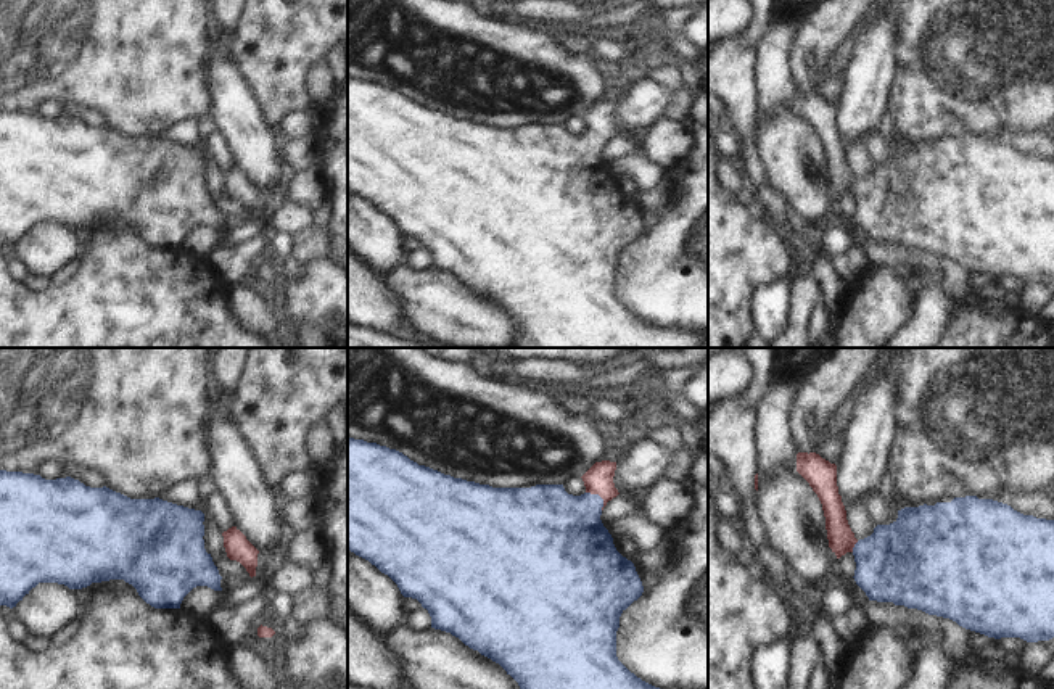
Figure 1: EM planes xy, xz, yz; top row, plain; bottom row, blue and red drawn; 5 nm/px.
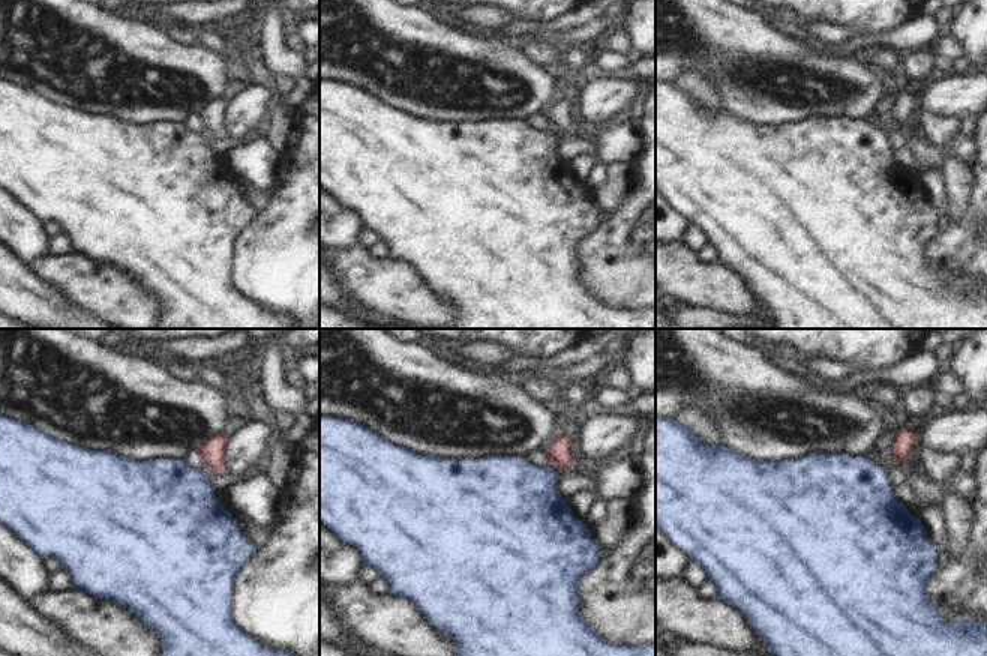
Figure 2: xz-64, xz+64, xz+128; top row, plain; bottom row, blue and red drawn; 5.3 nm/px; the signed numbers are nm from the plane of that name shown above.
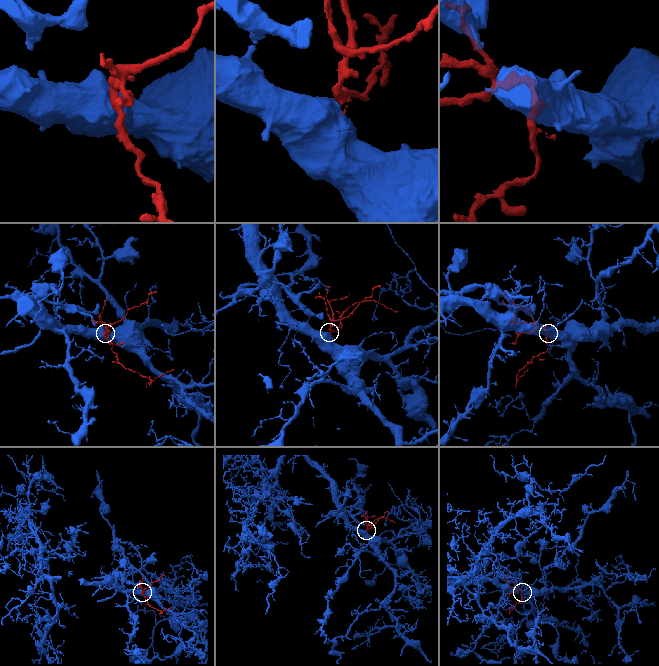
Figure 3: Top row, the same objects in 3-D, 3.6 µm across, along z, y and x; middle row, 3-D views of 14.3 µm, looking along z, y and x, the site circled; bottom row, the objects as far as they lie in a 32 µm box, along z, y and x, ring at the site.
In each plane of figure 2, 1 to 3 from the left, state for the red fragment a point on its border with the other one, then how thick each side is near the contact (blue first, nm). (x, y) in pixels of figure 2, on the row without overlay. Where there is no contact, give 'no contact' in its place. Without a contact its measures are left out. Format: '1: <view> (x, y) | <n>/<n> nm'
1: no contact
2: no contact
3: no contact

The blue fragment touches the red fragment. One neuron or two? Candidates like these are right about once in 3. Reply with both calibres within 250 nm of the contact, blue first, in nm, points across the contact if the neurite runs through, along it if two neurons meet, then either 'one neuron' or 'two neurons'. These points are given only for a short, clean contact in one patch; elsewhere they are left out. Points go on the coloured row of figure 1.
380 nm thick on the blue side, 140 nm on the other; runs through xz (564, 532), (599, 496), (599, 478); one neuron

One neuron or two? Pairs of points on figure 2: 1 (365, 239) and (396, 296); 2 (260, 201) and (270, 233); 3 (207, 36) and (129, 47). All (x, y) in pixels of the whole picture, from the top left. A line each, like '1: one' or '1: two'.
1: two
2: two
3: two

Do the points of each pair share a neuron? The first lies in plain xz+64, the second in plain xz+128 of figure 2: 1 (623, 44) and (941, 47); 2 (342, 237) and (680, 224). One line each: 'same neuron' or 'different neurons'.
1: same neuron
2: same neuron

